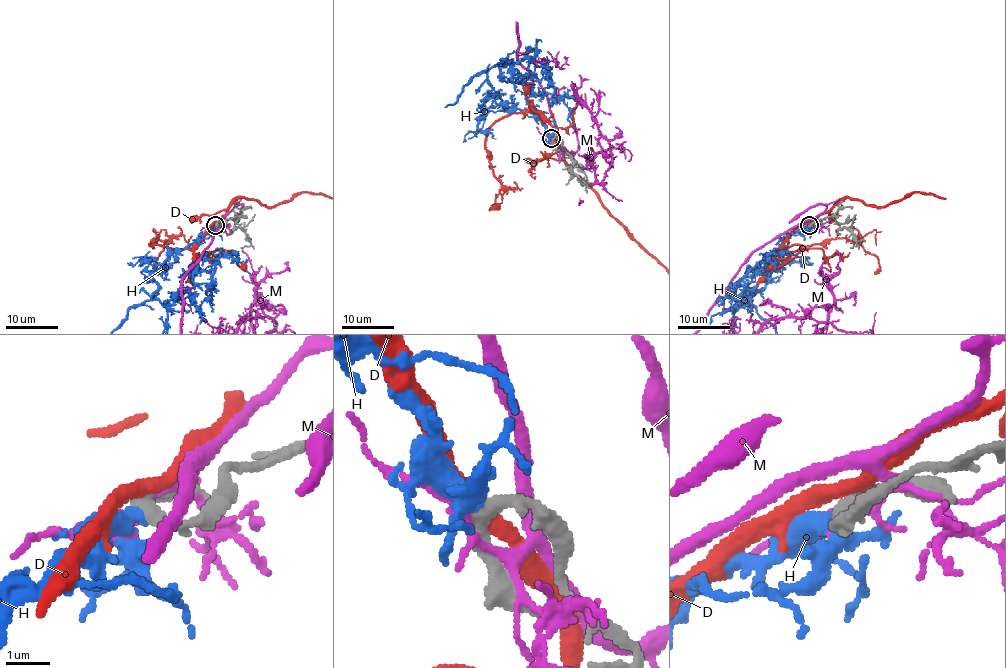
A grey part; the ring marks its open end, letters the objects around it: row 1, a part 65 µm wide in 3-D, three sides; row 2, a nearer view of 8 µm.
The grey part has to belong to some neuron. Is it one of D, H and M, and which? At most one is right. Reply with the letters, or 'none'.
H

